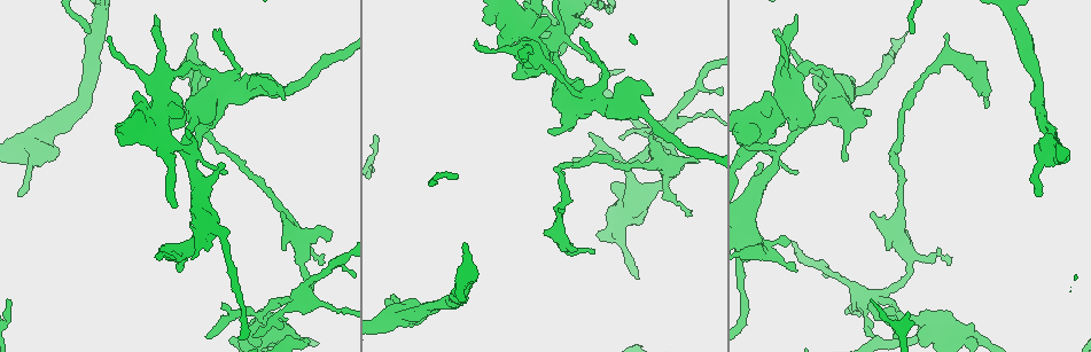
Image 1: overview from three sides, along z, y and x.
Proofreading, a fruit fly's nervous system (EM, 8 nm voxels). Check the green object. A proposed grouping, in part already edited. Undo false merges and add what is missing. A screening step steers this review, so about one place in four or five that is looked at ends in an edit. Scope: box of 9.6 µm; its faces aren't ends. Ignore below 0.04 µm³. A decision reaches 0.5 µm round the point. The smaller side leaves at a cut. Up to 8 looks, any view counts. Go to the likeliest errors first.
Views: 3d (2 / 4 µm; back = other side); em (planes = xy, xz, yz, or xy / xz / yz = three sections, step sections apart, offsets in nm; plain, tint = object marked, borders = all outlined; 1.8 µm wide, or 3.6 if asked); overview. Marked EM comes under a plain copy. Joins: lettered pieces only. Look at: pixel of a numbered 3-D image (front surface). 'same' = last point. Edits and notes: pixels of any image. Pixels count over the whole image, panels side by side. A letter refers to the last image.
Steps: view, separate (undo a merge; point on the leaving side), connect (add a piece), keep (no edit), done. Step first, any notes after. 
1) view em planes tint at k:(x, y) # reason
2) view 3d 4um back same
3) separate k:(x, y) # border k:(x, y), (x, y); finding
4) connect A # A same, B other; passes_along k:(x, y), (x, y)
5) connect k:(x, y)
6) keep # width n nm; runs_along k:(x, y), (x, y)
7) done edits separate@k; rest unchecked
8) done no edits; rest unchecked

view 3d 4um back at 1:(874, 294) # four or more arms meet

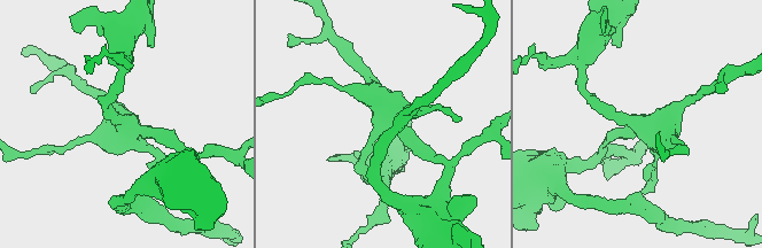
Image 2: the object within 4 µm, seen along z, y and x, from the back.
view em planes tint at 2:(387, 122)

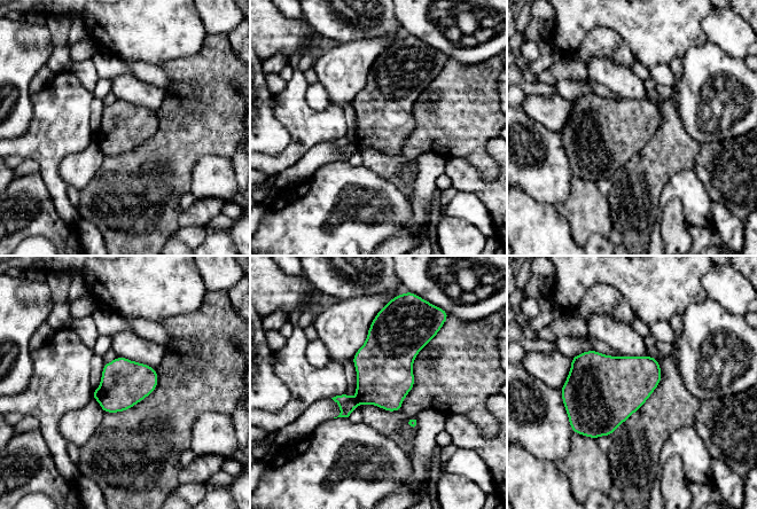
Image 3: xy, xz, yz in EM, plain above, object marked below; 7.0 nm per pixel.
view em planes borders same

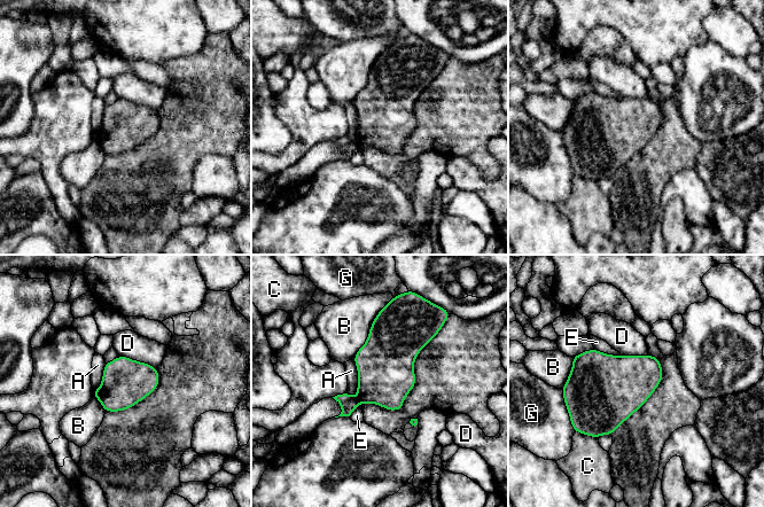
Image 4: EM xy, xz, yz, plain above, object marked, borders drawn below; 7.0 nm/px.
separate 4:(384, 377) # A other, B other, C other, D other, E other, G other; border 4:(356, 398), (359, 402); two cells meet here

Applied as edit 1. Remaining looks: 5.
view em yz step 8 borders at 1:(133, 142) # thick end

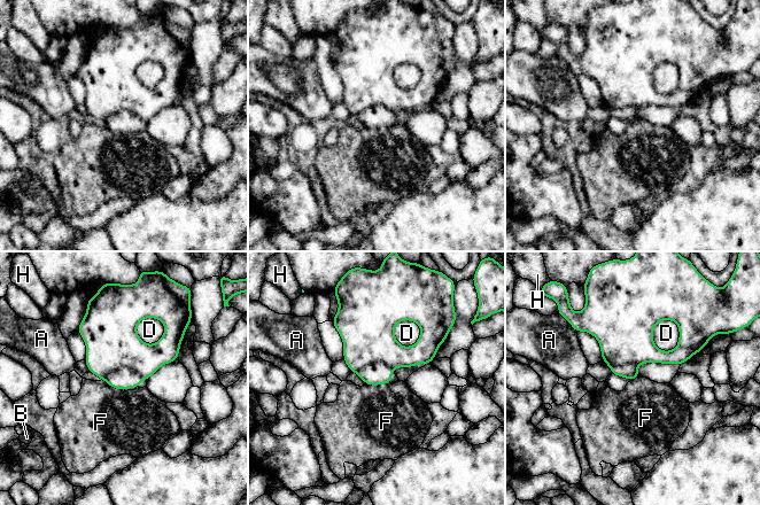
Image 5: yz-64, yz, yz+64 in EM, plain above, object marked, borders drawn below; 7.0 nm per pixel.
view em planes borders same

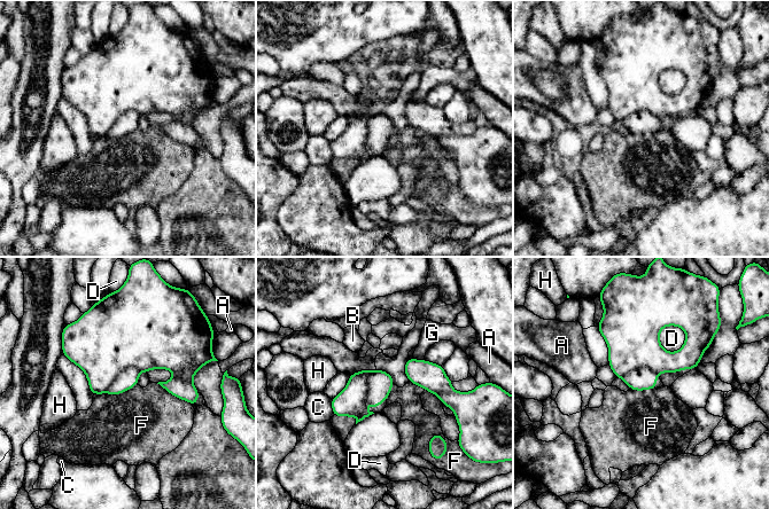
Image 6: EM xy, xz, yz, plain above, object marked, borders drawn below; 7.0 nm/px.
separate 6:(103, 342) # A other, B other, C other, D other, F other, G other, H other; border 6:(139, 370), (123, 369), (106, 392); a second cell is stuck on

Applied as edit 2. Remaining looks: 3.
done edits separate@4, separate@6; rest unchecked

